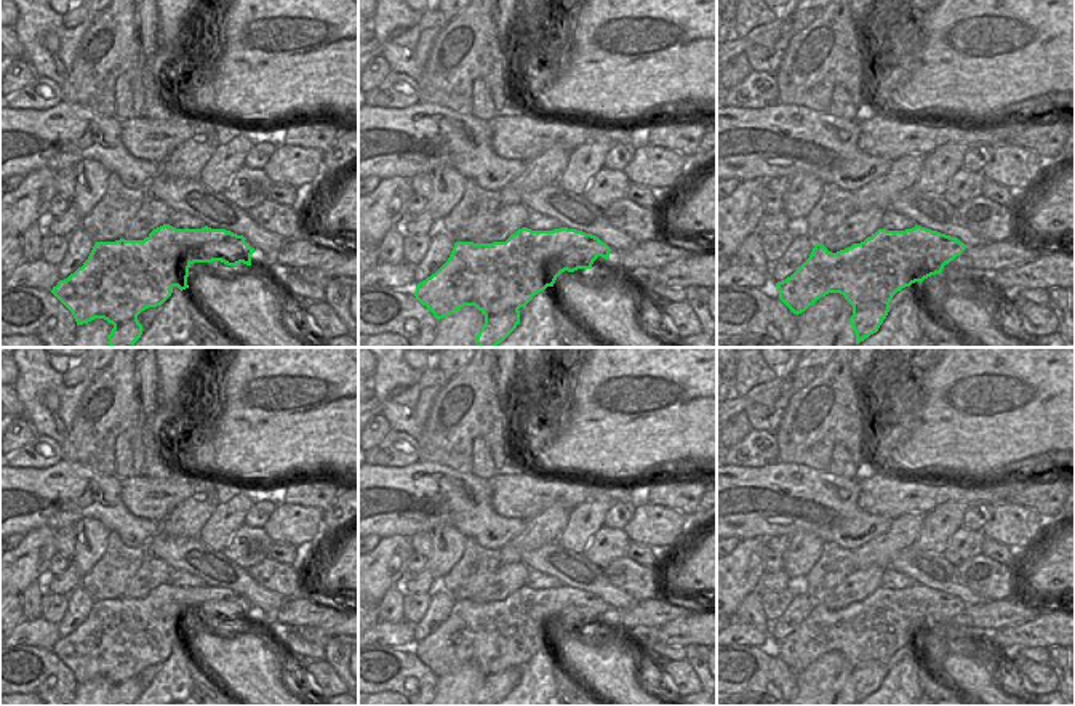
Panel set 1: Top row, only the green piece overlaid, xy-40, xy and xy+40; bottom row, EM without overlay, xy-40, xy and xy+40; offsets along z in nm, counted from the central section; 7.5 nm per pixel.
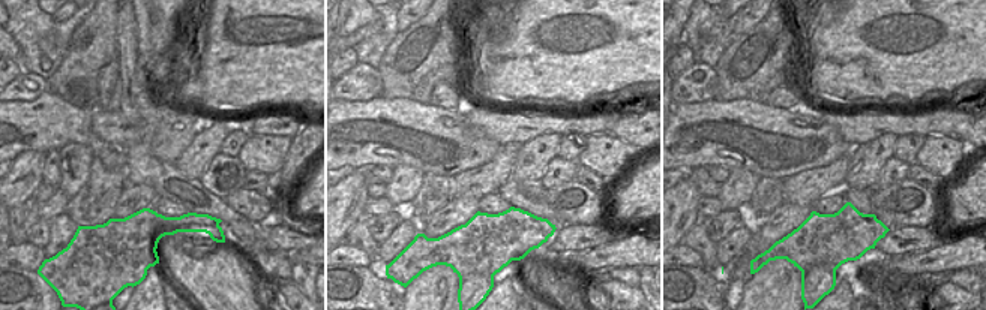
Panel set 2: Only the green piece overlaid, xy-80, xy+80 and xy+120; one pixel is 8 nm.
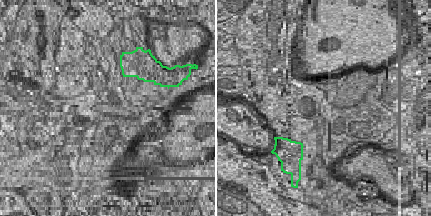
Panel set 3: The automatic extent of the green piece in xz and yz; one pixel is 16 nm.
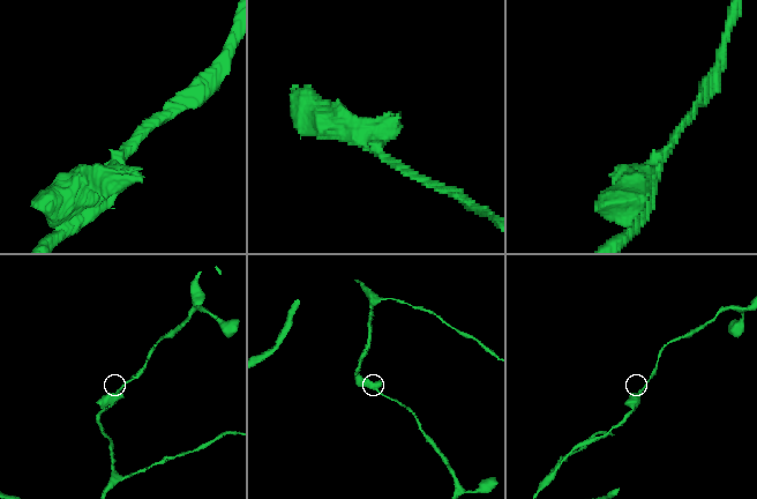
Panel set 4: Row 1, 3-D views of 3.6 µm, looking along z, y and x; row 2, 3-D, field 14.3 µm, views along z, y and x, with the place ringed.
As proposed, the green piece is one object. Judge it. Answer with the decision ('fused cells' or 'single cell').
fused cells

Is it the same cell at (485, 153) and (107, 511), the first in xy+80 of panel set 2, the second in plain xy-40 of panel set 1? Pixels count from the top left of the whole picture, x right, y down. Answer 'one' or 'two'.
one

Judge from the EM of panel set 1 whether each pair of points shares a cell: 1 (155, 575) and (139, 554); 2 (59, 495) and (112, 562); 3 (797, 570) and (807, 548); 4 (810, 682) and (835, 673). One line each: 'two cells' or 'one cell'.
1: two cells
2: two cells
3: one cell
4: one cell

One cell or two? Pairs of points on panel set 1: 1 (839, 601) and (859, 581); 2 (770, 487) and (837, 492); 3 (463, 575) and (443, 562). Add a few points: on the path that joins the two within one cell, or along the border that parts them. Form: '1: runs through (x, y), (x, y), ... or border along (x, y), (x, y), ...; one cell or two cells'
1: runs through (843, 596), (855, 586); one cell
2: runs through (786, 489), (789, 492), (821, 492); one cell
3: border along (467, 538), (461, 557), (439, 580); two cells

